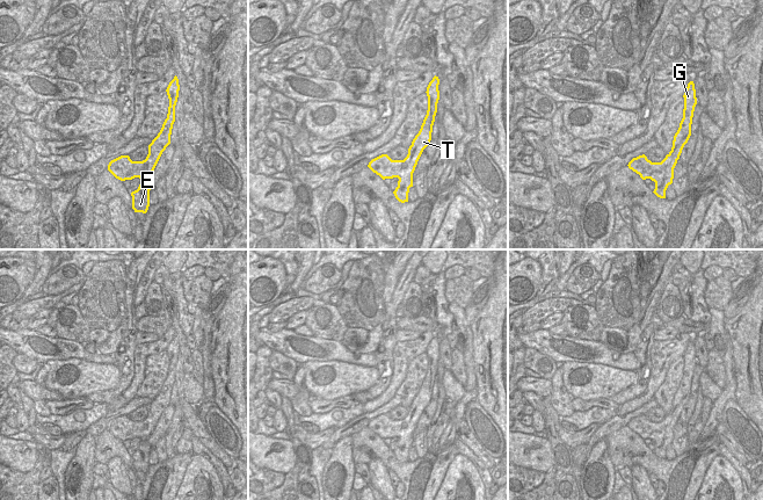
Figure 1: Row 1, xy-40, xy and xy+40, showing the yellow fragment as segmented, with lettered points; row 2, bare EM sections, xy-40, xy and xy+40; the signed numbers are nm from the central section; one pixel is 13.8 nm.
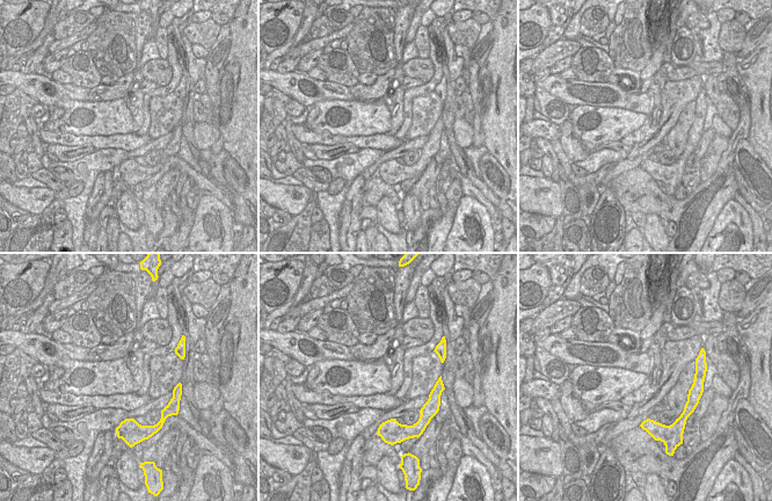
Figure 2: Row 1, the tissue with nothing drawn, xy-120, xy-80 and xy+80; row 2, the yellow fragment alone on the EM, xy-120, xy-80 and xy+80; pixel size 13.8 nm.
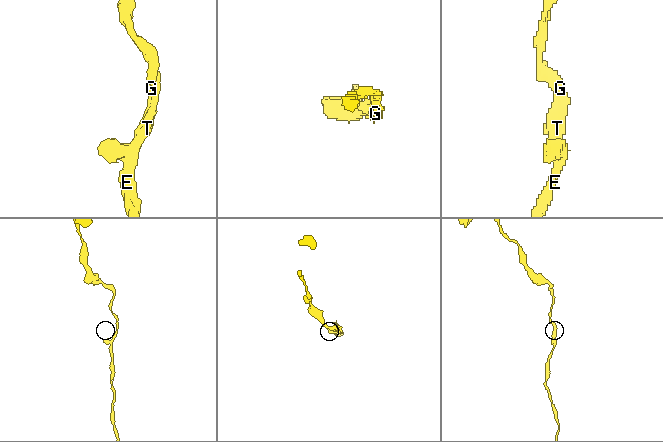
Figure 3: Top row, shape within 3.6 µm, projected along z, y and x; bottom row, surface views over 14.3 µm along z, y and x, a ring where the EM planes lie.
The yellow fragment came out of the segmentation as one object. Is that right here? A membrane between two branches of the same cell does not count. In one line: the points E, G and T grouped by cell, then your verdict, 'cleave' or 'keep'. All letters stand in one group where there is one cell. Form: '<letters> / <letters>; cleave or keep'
E G T; keep

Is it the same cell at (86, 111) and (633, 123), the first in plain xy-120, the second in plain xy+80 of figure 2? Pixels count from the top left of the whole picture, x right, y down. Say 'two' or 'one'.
one

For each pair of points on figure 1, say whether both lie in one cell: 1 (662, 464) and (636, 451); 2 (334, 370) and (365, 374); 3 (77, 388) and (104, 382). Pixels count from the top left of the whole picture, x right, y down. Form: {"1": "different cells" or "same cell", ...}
{"1": "same cell", "2": "same cell", "3": "same cell"}

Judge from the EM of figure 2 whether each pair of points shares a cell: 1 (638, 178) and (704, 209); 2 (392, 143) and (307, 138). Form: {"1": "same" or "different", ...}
{"1": "same", "2": "same"}

